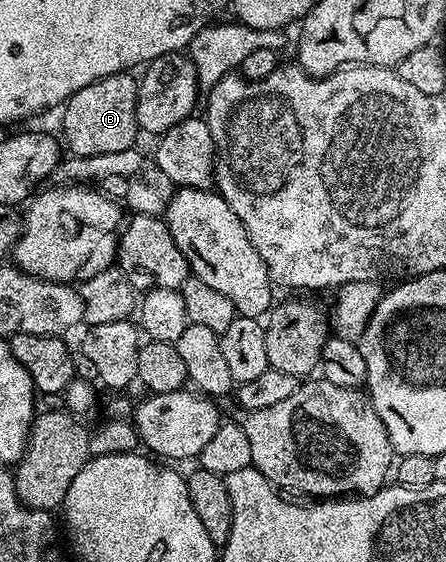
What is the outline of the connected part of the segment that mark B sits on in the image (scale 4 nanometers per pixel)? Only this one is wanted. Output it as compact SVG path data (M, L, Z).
M132 74L108 75L75 93L63 104L61 131L63 143L74 156L119 153L136 144L139 128L137 125L137 85Z

